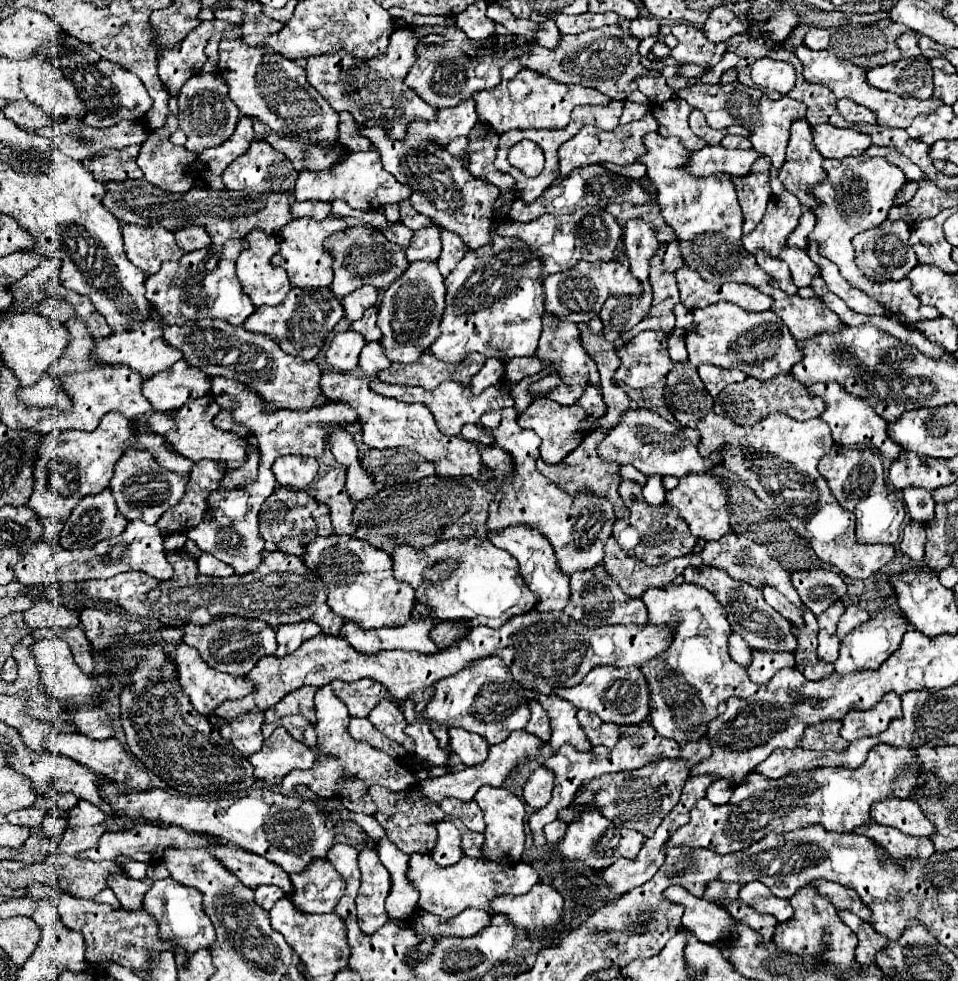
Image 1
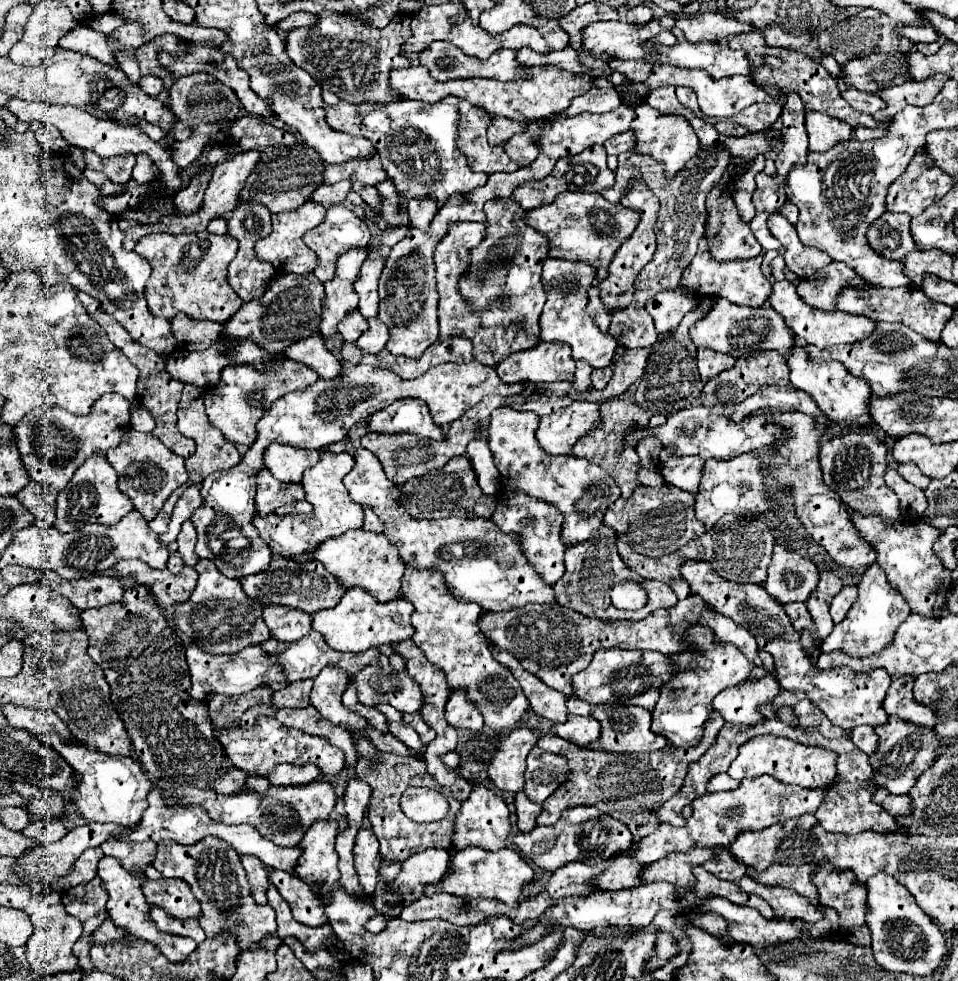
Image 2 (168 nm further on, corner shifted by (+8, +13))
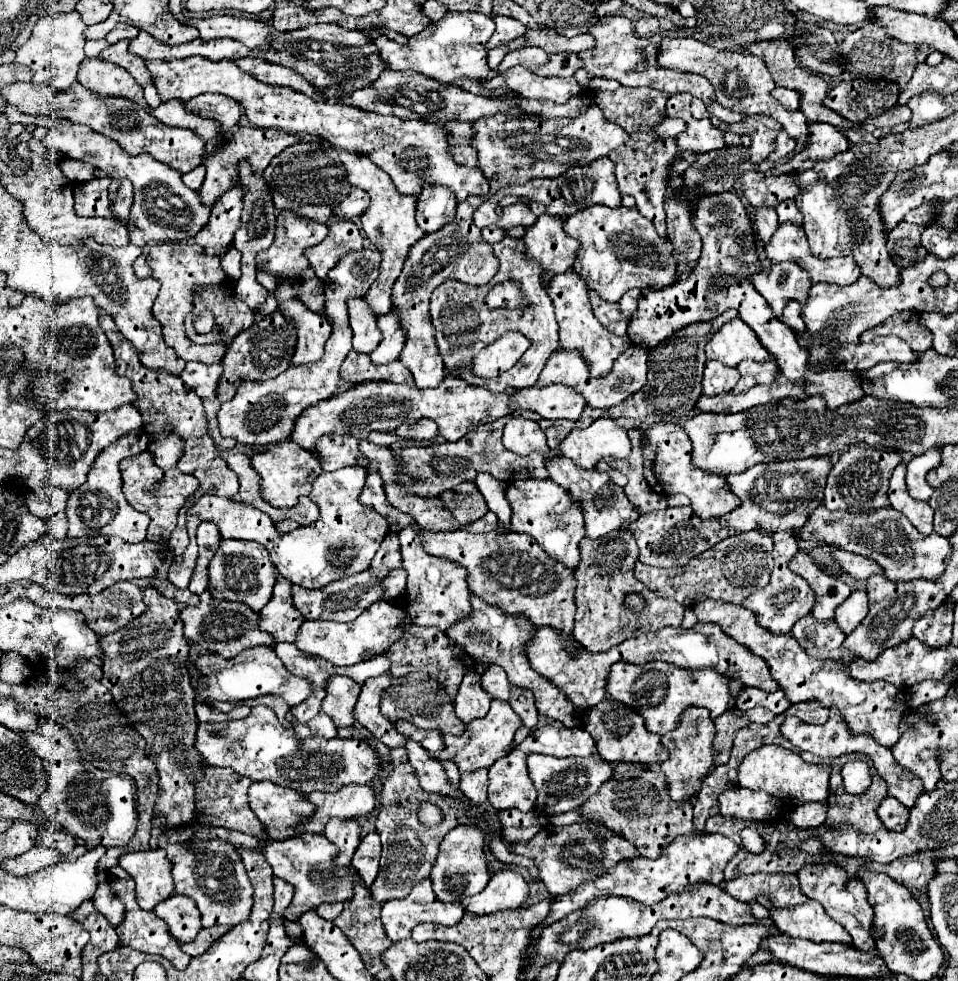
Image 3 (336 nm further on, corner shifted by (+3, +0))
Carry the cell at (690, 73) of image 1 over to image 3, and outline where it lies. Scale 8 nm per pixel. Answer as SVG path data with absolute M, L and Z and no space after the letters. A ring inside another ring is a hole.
M683 37L683 39L663 39L663 45L659 47L659 65L665 69L677 69L677 71L693 71L703 77L707 77L717 93L717 101L725 105L727 109L733 109L743 115L769 115L775 121L783 125L783 129L797 141L797 143L807 143L809 133L807 133L807 119L801 111L787 111L773 95L771 91L775 89L775 81L771 79L763 57L755 57L751 53L739 53L739 51L719 51L711 45L705 45L697 39Z

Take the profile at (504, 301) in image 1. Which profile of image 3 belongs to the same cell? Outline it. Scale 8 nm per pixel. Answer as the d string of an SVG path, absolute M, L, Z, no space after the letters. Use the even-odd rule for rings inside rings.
M543 213L533 227L527 227L523 237L527 245L527 257L541 261L541 277L547 283L555 273L563 273L573 267L577 259L579 241L563 233L565 217L553 217Z

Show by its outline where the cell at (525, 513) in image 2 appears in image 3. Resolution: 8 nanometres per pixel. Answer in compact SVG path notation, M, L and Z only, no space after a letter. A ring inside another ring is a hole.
M525 479L509 483L505 497L513 509L511 525L513 531L527 533L535 537L535 541L547 551L547 555L555 561L565 563L569 569L577 569L581 555L579 555L579 541L585 537L585 521L581 517L581 505L561 489L561 485L553 481L541 479Z

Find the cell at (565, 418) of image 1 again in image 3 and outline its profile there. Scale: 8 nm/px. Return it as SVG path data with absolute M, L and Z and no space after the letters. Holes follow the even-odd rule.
M597 419L587 429L573 429L561 443L561 453L583 469L595 469L603 457L629 457L631 443L617 421Z

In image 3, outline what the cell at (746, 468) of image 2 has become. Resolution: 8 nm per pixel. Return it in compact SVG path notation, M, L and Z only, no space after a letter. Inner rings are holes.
M809 457L797 461L775 461L775 463L757 463L745 473L729 475L727 483L731 491L741 499L741 509L735 509L719 517L721 525L733 527L737 531L763 529L767 533L791 531L791 527L803 527L807 517L823 501L825 481L833 463L829 457Z

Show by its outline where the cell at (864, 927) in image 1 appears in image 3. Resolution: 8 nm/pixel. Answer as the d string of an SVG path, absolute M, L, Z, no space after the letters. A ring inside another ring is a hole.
M805 865L799 873L799 885L801 885L801 891L809 897L809 899L815 899L819 901L827 915L835 917L835 913L845 913L843 917L843 927L847 929L847 933L853 937L853 945L861 951L875 951L875 941L871 937L871 921L873 921L873 907L869 905L867 901L867 889L865 885L855 879L855 877L849 877L845 873L845 869L841 869L839 865Z

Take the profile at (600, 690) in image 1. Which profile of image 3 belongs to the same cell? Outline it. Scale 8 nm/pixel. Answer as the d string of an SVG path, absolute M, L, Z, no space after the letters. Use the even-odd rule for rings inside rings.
M653 661L645 665L615 663L611 667L607 695L633 707L645 719L645 727L659 735L673 731L677 727L677 721L681 719L681 713L689 707L705 707L709 709L711 717L717 719L729 709L731 701L729 679L725 675L713 669L701 669L701 671L679 669L663 661Z

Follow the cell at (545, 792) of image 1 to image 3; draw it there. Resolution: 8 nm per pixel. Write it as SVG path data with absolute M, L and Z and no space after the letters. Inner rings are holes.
M593 751L593 757L565 757L565 759L531 753L527 755L527 769L537 789L535 809L545 815L559 815L581 807L593 793L597 793L599 787L613 775L615 765L603 761L597 751Z

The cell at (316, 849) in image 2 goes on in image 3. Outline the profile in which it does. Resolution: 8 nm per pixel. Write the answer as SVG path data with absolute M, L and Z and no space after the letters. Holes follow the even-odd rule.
M333 817L325 827L325 837L339 847L335 863L345 867L351 863L351 857L361 843L361 825L355 819L337 819Z

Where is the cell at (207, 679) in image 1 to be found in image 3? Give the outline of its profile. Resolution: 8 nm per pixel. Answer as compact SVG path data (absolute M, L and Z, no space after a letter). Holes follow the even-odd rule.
M273 647L245 649L243 653L239 653L233 659L223 659L219 655L205 654L199 656L197 663L194 664L207 675L207 685L209 685L207 689L201 689L201 693L199 693L201 701L209 699L209 701L235 703L235 701L247 701L247 699L255 699L259 695L271 693L271 695L283 697L289 707L295 707L313 693L313 687L309 685L309 681L305 681L303 677L297 677L285 669L285 665L275 655Z

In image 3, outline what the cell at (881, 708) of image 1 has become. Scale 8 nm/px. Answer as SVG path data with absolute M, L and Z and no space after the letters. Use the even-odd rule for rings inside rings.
M705 599L697 603L693 611L699 617L699 621L717 623L731 639L735 639L739 645L745 645L753 655L761 657L771 669L771 677L779 683L779 687L785 691L785 697L791 703L819 701L825 707L837 705L853 733L867 733L883 747L893 747L893 743L899 741L899 735L901 735L899 721L907 705L905 705L903 691L897 689L895 685L887 681L871 681L871 683L855 681L849 675L849 669L845 669L845 663L821 661L821 659L809 657L789 633L771 635L767 629L759 627L755 615L741 605Z

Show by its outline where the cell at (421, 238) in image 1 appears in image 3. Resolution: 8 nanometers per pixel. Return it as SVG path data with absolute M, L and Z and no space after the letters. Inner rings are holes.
M425 185L417 197L417 225L425 233L439 231L443 225L453 221L457 209L457 199L453 191L443 185Z

